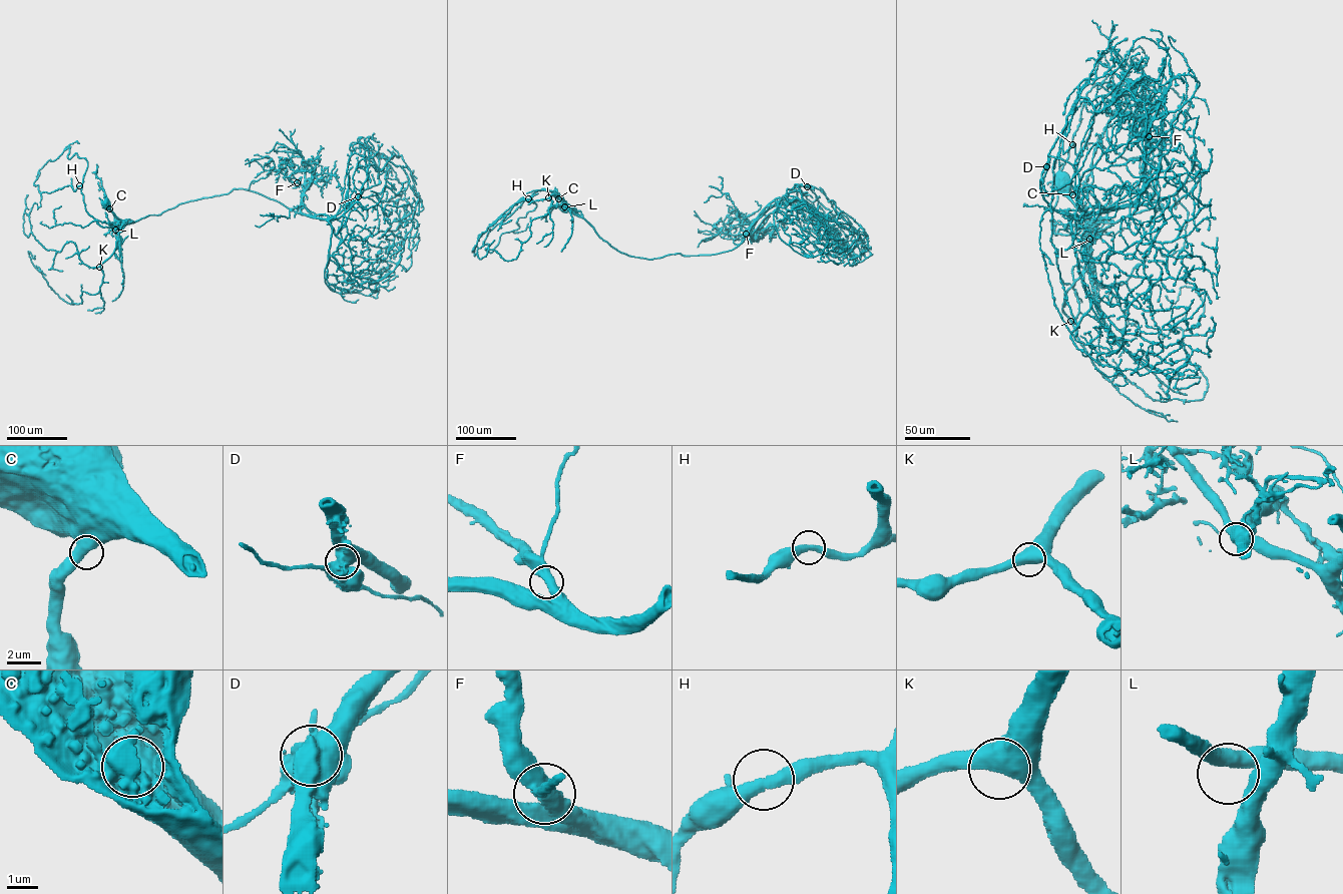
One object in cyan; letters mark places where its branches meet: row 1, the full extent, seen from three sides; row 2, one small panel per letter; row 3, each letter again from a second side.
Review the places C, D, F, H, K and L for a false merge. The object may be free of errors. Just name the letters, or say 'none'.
D

